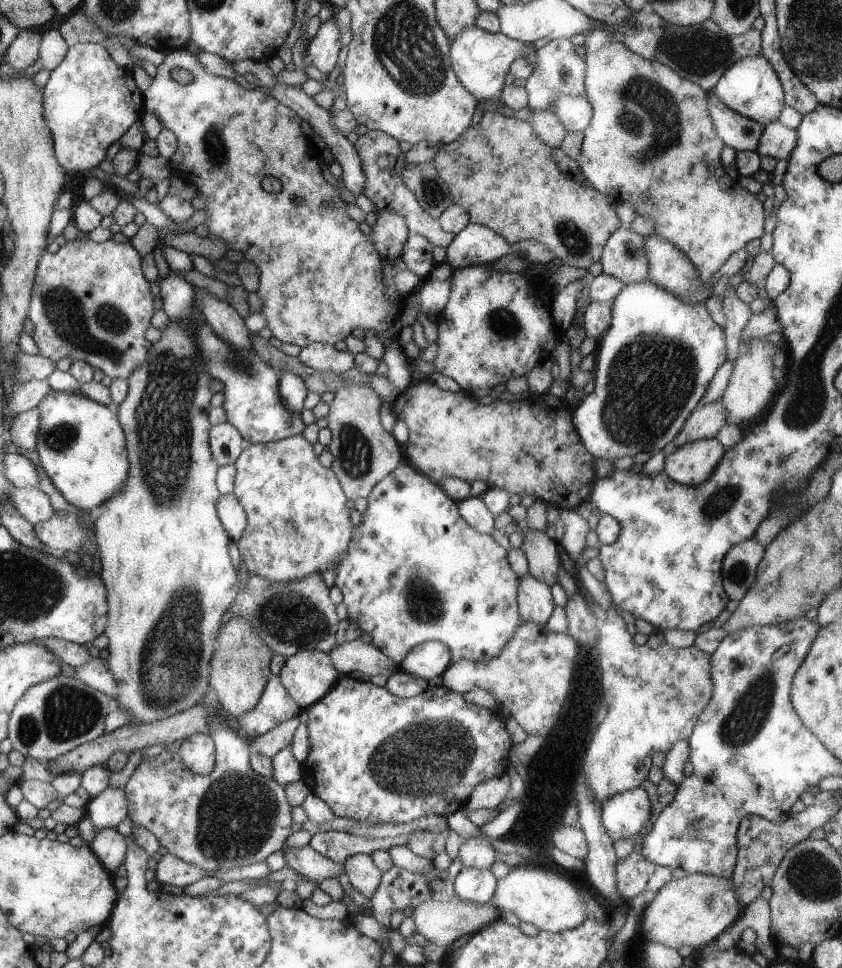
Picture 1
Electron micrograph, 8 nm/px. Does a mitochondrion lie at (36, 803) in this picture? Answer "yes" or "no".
no

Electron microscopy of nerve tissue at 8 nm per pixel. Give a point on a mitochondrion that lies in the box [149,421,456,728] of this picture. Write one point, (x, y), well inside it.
(288, 618)

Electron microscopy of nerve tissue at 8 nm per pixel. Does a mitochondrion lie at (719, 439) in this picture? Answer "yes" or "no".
no

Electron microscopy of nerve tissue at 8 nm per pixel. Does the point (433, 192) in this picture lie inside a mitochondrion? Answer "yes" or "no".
yes

